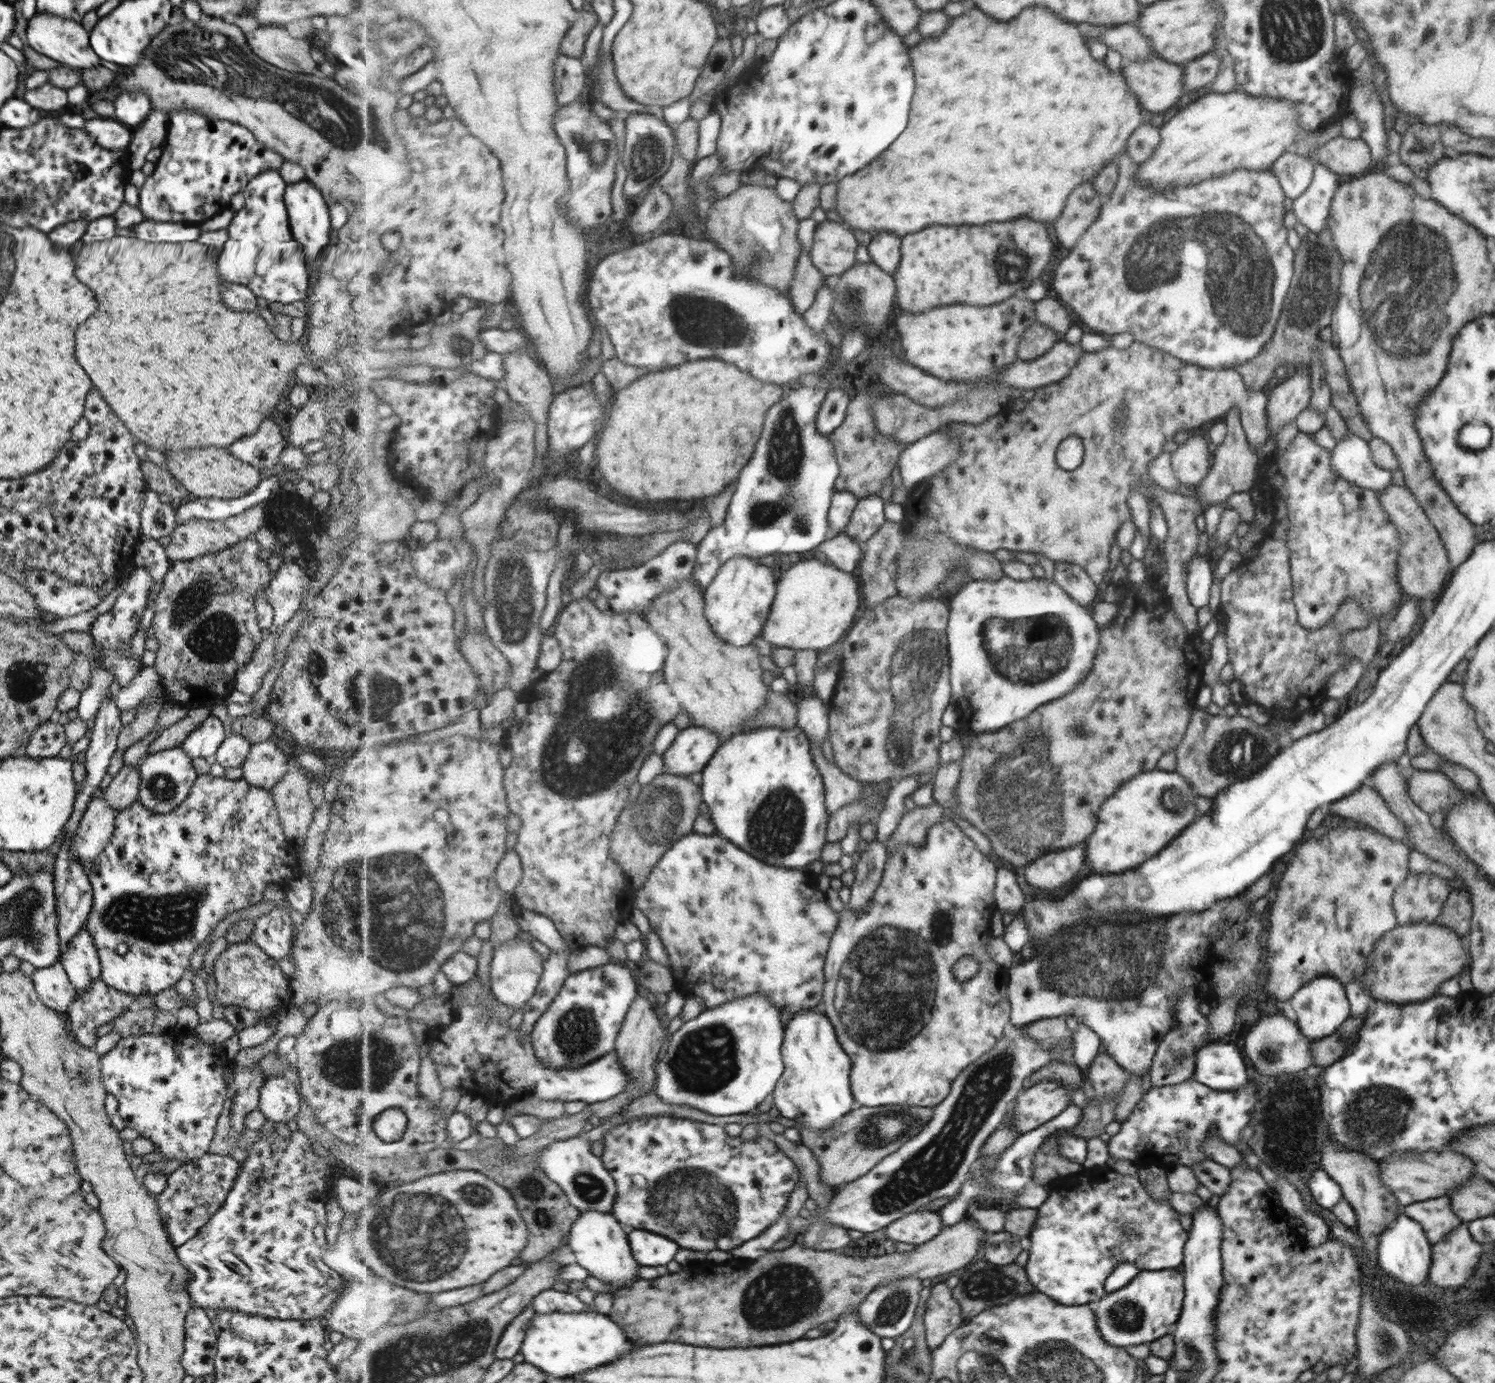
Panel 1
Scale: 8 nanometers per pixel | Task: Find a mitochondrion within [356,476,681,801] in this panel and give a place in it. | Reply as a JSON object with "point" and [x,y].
{"point":[614,748]}

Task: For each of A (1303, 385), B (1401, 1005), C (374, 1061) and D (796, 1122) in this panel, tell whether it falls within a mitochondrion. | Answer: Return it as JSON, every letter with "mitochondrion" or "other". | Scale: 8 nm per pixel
{"A":"other","B":"other","C":"mitochondrion","D":"other"}

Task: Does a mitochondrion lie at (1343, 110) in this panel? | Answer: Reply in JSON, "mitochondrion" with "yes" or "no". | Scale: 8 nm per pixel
{"mitochondrion":"no"}

